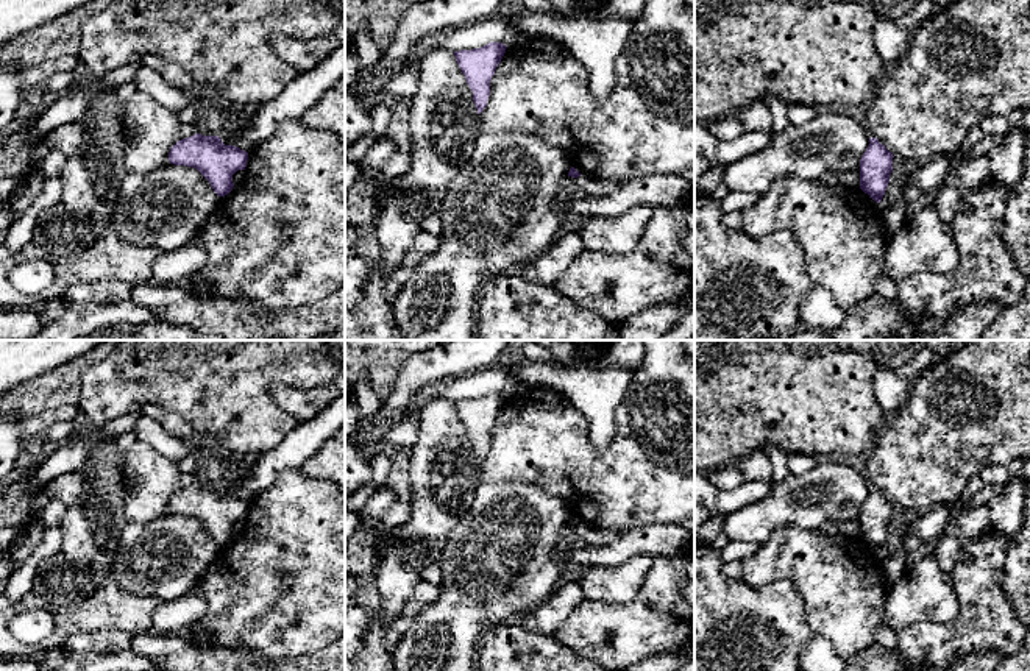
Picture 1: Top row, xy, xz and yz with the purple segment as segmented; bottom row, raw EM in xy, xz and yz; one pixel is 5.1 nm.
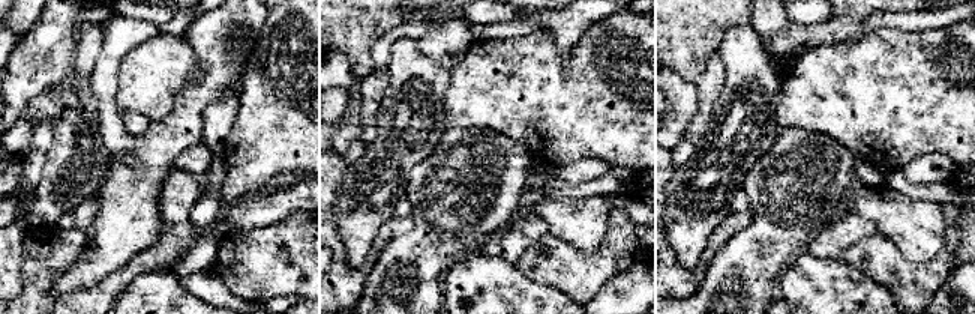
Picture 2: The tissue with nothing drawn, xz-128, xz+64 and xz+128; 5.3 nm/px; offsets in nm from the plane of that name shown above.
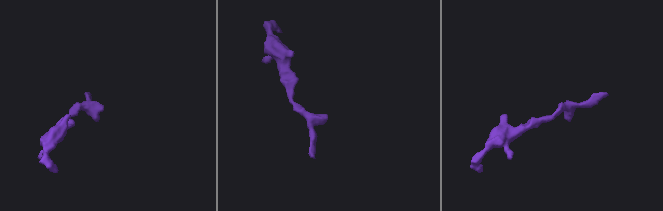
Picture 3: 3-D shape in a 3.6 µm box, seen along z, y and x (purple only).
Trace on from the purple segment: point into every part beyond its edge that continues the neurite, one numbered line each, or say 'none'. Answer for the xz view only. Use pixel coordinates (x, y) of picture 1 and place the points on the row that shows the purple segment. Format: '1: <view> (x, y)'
none

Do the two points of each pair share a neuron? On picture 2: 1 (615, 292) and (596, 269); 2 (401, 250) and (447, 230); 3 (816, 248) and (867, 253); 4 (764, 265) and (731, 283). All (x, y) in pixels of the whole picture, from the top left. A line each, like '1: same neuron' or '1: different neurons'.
1: different neurons
2: same neuron
3: different neurons
4: same neuron

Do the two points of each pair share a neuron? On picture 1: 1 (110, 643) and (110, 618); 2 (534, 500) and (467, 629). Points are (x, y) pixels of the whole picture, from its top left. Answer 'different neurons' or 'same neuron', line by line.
1: different neurons
2: same neuron

